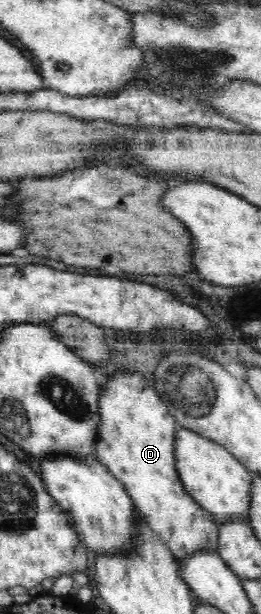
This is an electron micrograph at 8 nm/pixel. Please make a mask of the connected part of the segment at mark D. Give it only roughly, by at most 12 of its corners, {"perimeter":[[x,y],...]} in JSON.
{"perimeter":[[150,381],[101,385],[96,459],[178,560],[219,525],[183,488]]}

